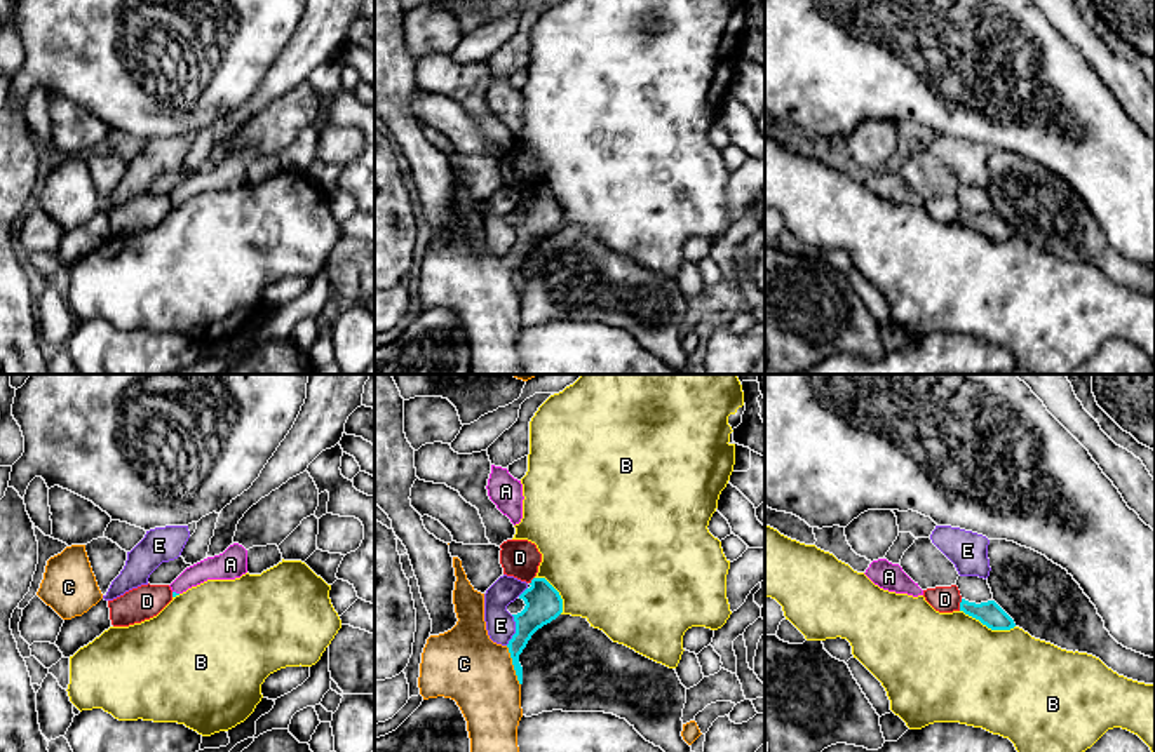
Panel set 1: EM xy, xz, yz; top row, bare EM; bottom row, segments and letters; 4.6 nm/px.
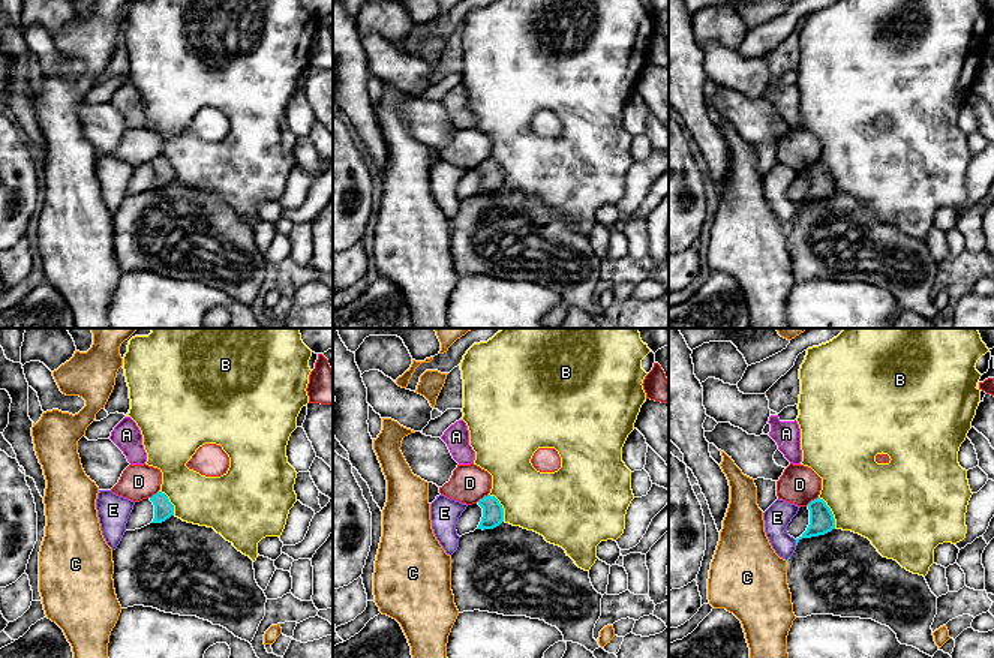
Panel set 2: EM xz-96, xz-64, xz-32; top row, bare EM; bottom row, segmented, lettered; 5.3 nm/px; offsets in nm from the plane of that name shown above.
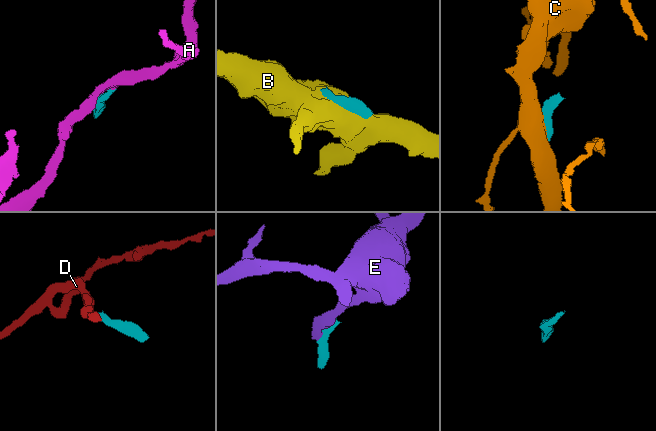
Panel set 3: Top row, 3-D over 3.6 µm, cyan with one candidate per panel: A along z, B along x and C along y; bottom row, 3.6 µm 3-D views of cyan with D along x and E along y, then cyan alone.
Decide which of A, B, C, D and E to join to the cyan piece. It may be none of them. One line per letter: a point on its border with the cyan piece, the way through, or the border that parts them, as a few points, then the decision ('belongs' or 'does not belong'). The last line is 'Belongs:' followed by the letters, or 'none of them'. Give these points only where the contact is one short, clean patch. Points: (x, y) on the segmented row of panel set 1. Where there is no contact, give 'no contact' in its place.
A: xy (175, 592) | across xy (175, 594), (175, 592), (190, 577), (222, 566) | belongs
B: yz (988, 627) | does not belong
C: xz (513, 664) | does not belong
D: yz (960, 604) | along yz (962, 599), (959, 610) | does not belong
E: xz (516, 631) | does not belong
Belongs: A

